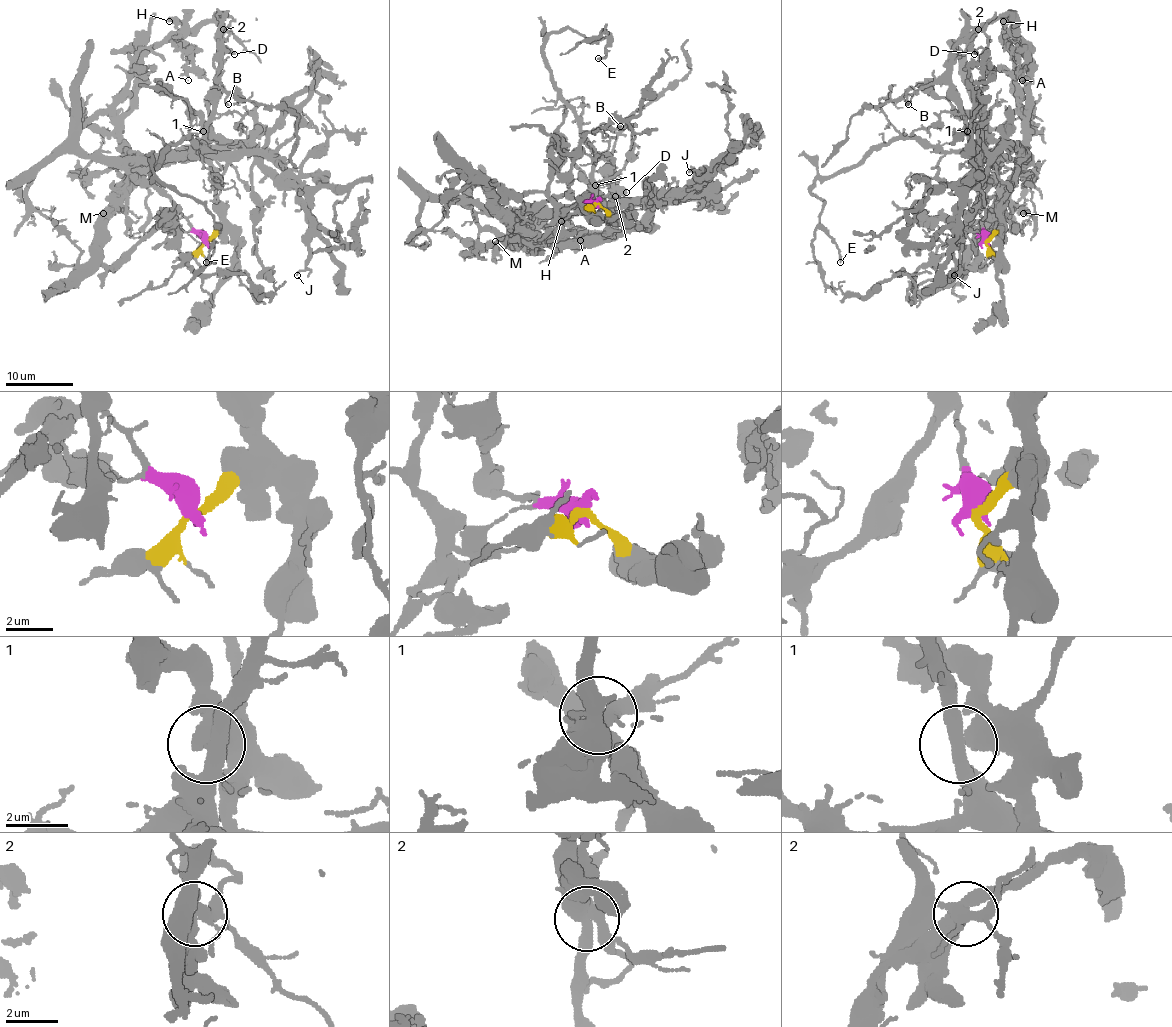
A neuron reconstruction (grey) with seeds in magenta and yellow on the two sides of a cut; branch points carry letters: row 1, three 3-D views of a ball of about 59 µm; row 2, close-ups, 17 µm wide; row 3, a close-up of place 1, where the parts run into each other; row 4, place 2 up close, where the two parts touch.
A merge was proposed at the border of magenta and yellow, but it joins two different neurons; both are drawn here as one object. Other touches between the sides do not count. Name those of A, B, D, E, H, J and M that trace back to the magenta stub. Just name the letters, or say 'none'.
B, E

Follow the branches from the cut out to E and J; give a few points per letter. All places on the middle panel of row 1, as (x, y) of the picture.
E: (598, 204), (552, 195), (521, 214), (591, 189), (589, 141), (545, 39), (606, 37), (598, 58)
J: (598, 204), (613, 217), (603, 236), (630, 231), (656, 206), (661, 206), (702, 172), (688, 172)

